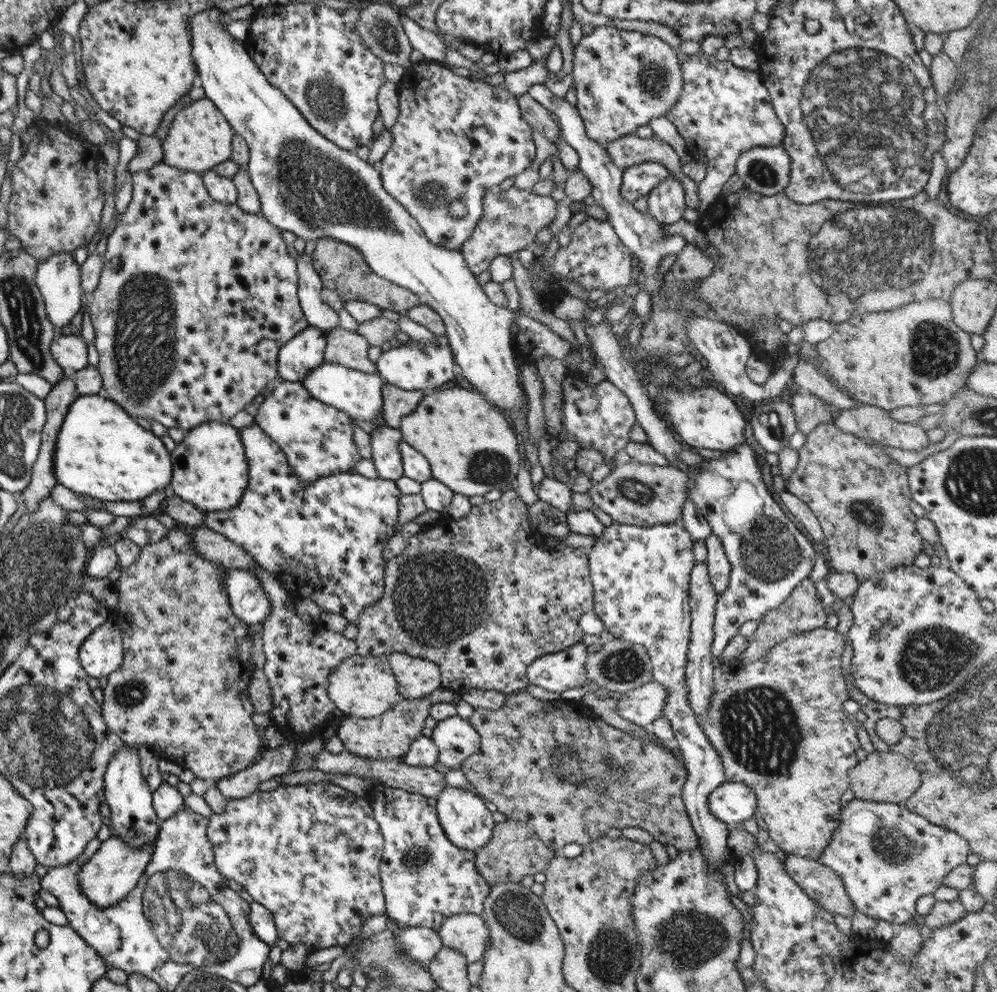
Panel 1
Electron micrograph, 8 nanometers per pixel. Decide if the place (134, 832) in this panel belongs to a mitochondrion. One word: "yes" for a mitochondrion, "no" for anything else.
yes

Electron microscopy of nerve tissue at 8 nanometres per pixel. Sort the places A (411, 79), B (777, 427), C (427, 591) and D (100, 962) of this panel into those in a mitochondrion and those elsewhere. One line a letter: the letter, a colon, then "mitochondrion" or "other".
A: other
B: mitochondrion
C: mitochondrion
D: other

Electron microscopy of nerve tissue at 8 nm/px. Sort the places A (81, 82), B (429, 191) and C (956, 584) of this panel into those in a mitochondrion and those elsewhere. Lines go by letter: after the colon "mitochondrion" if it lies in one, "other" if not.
A: other
B: mitochondrion
C: other

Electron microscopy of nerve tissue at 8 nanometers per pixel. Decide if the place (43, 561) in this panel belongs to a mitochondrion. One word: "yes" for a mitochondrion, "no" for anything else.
yes

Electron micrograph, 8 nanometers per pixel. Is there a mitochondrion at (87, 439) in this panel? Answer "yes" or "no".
no

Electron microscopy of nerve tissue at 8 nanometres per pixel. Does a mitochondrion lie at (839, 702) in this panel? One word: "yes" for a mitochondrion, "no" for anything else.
no

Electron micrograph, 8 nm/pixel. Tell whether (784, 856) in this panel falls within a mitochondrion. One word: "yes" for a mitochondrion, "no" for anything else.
no

